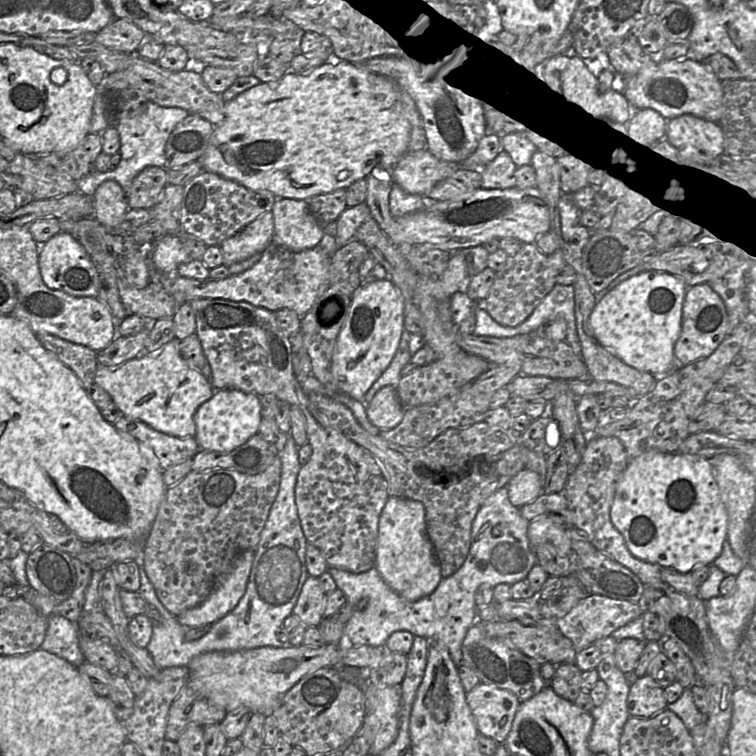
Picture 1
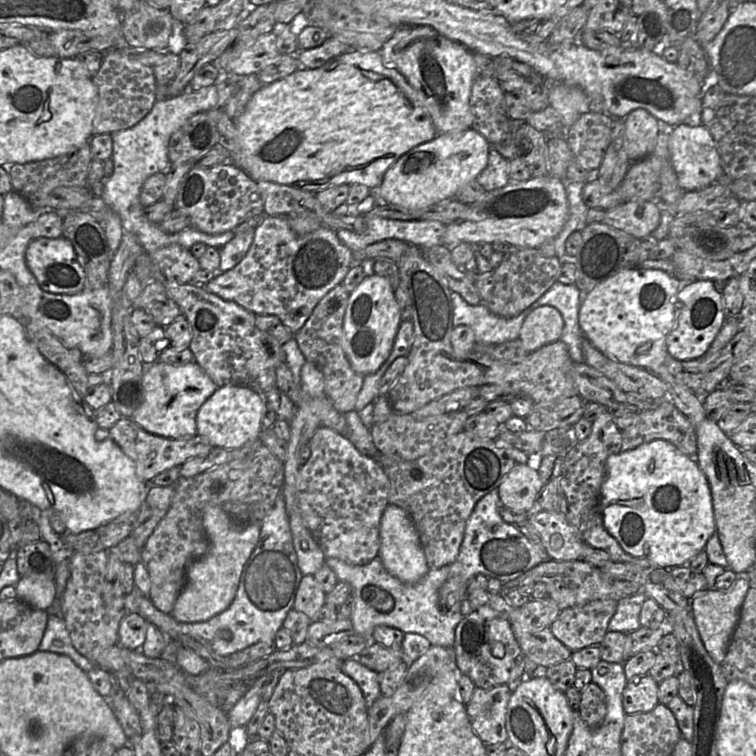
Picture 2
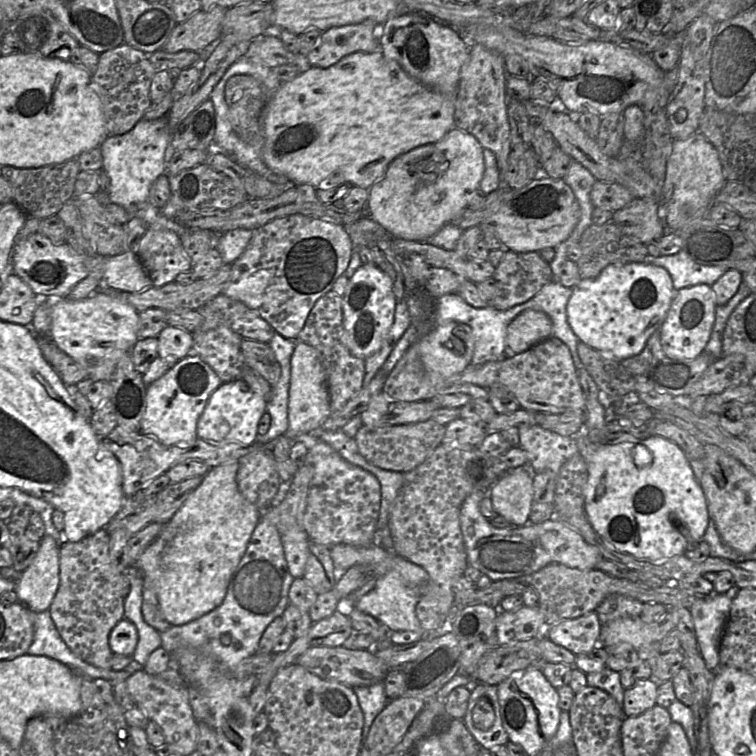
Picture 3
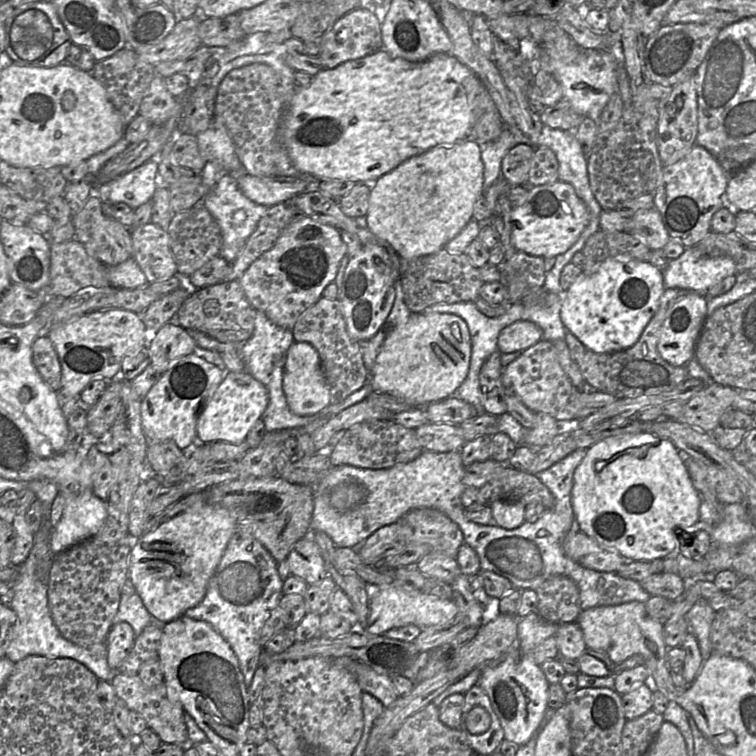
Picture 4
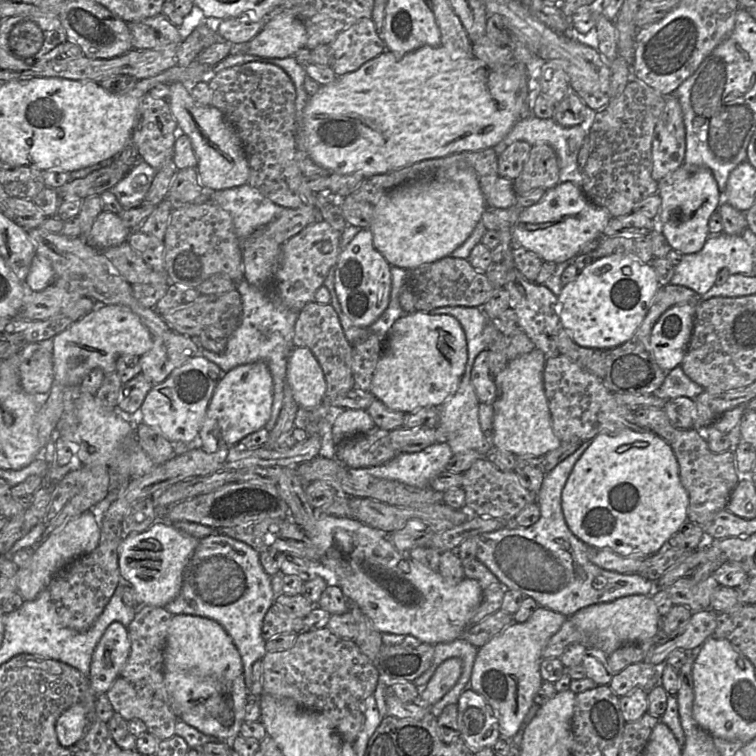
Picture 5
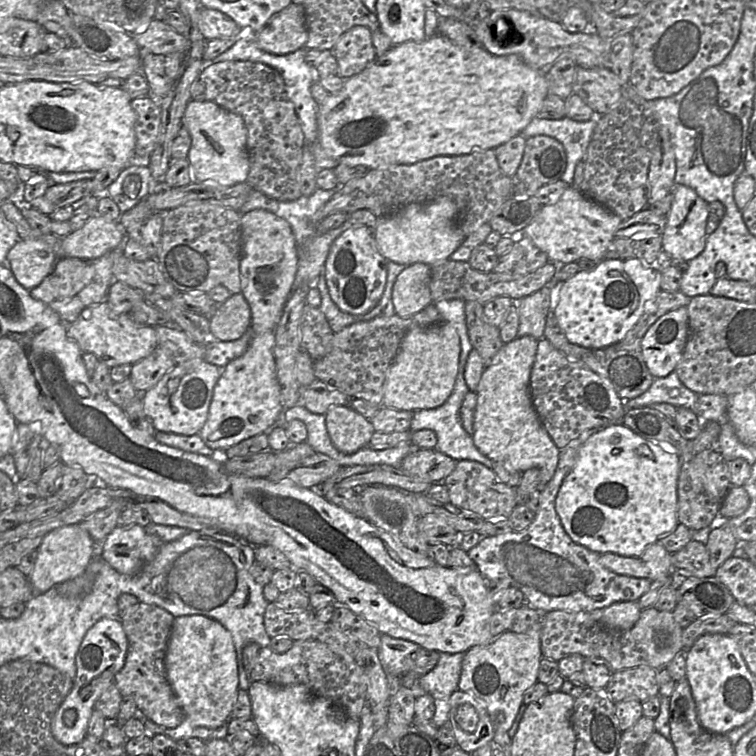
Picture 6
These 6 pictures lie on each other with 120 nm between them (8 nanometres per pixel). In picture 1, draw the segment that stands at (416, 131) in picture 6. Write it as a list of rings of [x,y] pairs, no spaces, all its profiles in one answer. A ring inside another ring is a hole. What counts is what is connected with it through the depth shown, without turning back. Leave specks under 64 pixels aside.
[[[337,56],[328,57],[324,63],[305,71],[289,69],[275,80],[261,82],[242,92],[234,99],[226,102],[225,105],[224,121],[222,124],[215,126],[206,151],[196,160],[201,162],[203,171],[216,173],[253,190],[265,189],[271,191],[277,197],[297,199],[310,199],[340,188],[348,188],[356,180],[368,176],[377,165],[396,164],[408,152],[413,130],[415,127],[420,126],[423,120],[420,100],[413,93],[413,88],[409,87],[406,78],[403,82],[400,78],[371,70],[365,61],[344,60]]]

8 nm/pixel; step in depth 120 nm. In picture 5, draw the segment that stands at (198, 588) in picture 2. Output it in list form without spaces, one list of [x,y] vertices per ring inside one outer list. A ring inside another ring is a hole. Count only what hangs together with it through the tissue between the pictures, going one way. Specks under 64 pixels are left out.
[[[156,521],[147,530],[125,537],[118,551],[122,581],[129,582],[140,605],[165,607],[180,592],[183,571],[199,539],[179,531],[166,521]]]

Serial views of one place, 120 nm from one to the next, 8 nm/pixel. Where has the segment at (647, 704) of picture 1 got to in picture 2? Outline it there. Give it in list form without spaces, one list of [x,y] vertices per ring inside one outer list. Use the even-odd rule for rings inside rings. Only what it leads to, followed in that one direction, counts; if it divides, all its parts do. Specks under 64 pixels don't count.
[[[649,675],[628,681],[623,707],[628,715],[649,712],[659,703],[659,684]]]

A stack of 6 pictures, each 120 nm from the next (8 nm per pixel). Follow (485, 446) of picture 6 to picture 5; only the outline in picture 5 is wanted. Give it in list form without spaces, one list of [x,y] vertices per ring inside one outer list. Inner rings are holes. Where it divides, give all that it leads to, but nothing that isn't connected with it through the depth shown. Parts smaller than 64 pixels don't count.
[[[538,349],[508,362],[495,376],[498,397],[492,404],[494,410],[491,445],[515,455],[542,457],[558,448],[561,441],[555,435],[548,401],[544,391],[543,371],[545,355]]]

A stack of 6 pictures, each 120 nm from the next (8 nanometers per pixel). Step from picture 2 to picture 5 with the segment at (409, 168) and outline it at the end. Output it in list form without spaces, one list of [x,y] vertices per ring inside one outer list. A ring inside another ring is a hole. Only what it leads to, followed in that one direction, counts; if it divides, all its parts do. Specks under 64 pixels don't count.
[[[449,167],[447,170],[437,170],[431,177],[418,179],[384,193],[378,202],[373,206],[373,219],[369,230],[373,235],[373,245],[391,266],[397,266],[405,270],[412,270],[421,265],[431,263],[450,256],[450,254],[461,246],[471,235],[485,208],[485,200],[481,192],[476,173],[470,167]]]

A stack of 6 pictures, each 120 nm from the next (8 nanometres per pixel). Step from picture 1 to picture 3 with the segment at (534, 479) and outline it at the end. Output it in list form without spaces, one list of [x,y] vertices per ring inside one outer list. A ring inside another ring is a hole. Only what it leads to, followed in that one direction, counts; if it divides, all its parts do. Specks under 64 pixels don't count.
[[[526,463],[508,470],[491,489],[494,509],[513,525],[523,526],[529,520],[536,473],[534,468]]]

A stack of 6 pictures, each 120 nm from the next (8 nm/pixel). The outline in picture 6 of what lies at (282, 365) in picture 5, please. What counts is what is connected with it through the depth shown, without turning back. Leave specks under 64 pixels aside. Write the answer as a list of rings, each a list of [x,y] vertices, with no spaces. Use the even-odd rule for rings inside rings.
[[[249,327],[249,329],[237,340],[221,341],[210,339],[205,344],[205,354],[203,359],[206,362],[223,368],[231,360],[238,358],[245,353],[251,338],[252,332]]]

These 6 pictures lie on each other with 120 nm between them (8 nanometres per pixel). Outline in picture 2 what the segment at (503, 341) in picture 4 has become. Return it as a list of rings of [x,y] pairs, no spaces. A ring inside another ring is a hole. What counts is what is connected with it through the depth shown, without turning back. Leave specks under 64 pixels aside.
[[[541,306],[525,318],[519,340],[528,353],[560,340],[564,321],[560,312],[551,306]]]

